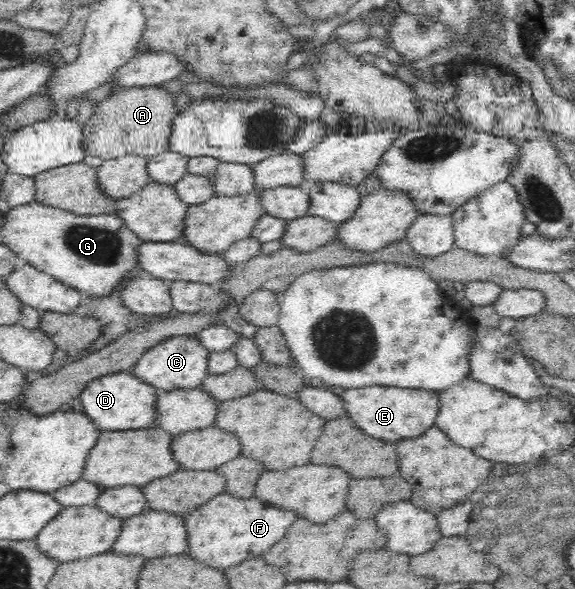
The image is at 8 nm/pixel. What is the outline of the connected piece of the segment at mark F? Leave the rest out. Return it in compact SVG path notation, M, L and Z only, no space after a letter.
M227 490L184 516L190 536L188 555L206 562L212 568L228 568L256 558L282 540L298 514L294 510L266 508L258 498L238 498Z

